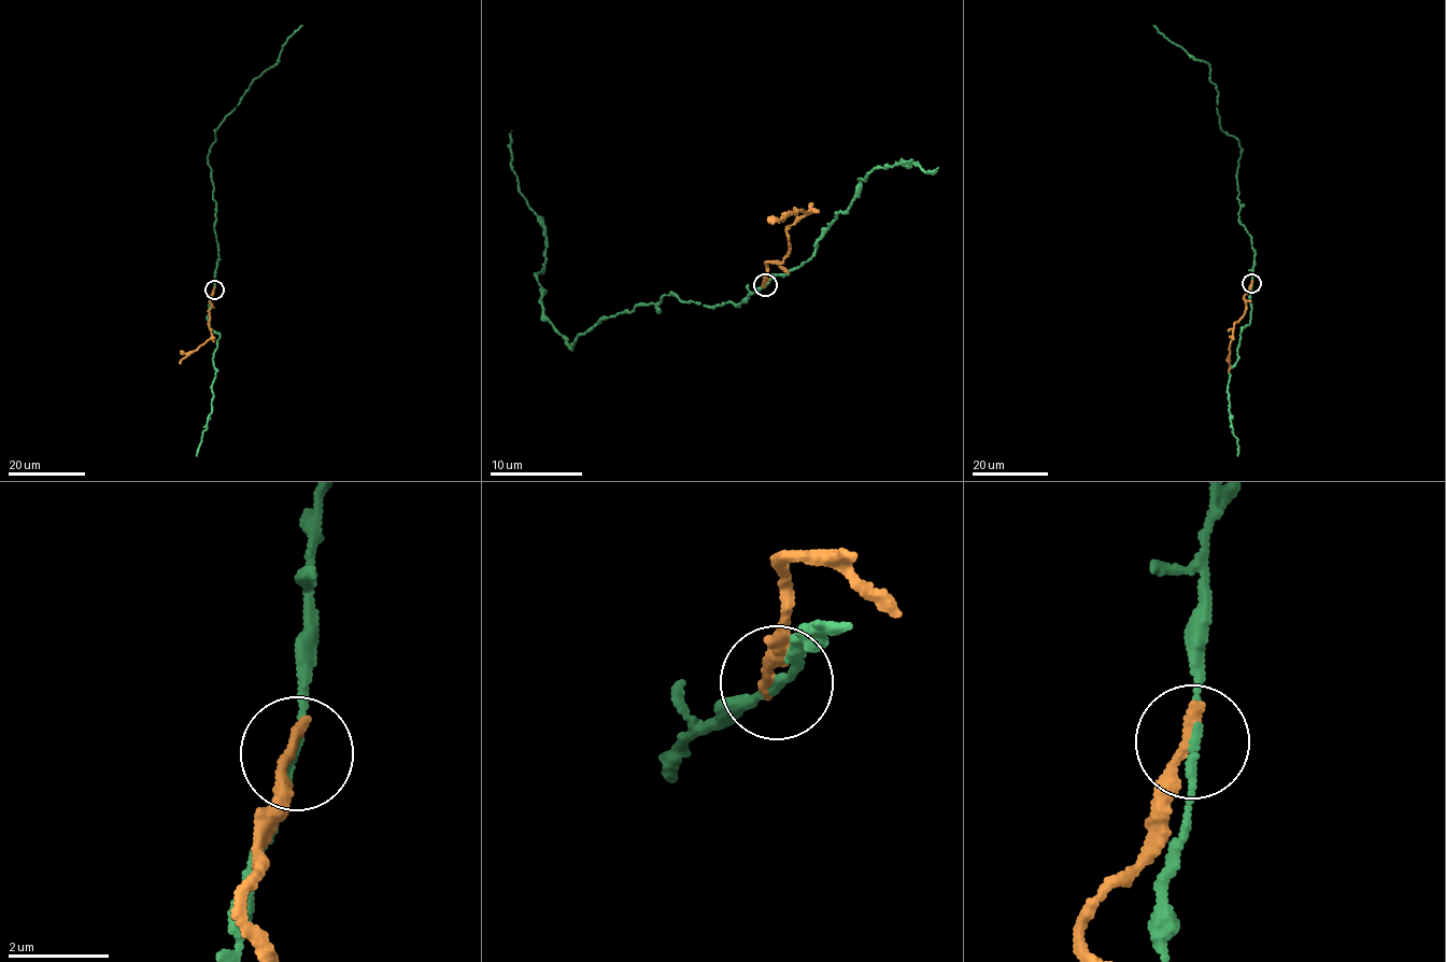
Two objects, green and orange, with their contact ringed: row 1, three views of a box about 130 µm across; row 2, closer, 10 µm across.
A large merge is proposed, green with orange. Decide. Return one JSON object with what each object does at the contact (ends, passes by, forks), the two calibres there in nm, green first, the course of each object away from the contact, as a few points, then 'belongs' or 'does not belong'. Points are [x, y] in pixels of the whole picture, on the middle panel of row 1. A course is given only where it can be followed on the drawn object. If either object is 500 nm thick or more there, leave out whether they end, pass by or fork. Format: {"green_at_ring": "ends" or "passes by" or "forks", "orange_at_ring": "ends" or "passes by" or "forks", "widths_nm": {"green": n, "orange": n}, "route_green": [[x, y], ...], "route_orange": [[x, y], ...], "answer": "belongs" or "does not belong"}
{"green_at_ring": "passes by", "orange_at_ring": "ends", "widths_nm": {"green": 110, "orange": 240}, "route_green": [[765, 285], [733, 306], [671, 293], [604, 319], [568, 348], [538, 301], [544, 224], [521, 195], [512, 131]], "route_orange": [[765, 285], [766, 264], [784, 260], [791, 246], [789, 228], [808, 214], [803, 209], [791, 210], [782, 220]], "answer": "does not belong"}

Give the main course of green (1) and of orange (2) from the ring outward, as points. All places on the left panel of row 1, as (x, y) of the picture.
1: (213, 289), (218, 243), (209, 149), (224, 117), (251, 83), (278, 64), (288, 37), (302, 26)
2: (213, 289), (210, 300), (212, 337), (179, 363)

